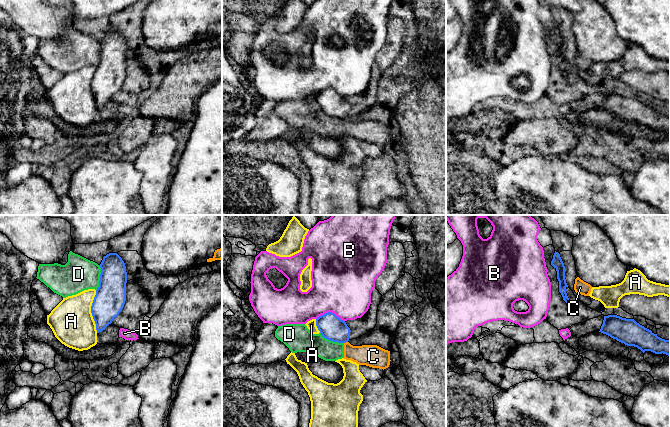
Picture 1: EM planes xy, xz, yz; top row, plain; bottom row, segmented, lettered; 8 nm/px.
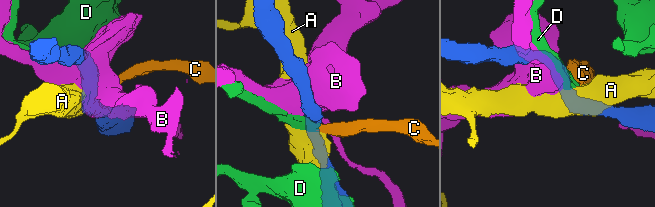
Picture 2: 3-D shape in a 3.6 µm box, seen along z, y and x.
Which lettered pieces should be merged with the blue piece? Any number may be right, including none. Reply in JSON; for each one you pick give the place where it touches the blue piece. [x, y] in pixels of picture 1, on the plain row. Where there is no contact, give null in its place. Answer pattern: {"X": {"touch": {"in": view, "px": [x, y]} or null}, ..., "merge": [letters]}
{"merge": []}

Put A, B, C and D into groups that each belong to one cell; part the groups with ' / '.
A / B / C D

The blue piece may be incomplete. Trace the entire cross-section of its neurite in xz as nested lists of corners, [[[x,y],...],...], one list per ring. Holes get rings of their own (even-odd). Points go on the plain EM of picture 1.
[[[328,88],[316,95],[316,102],[321,111],[333,118],[346,119],[349,117],[350,104],[346,98],[334,89]]]

